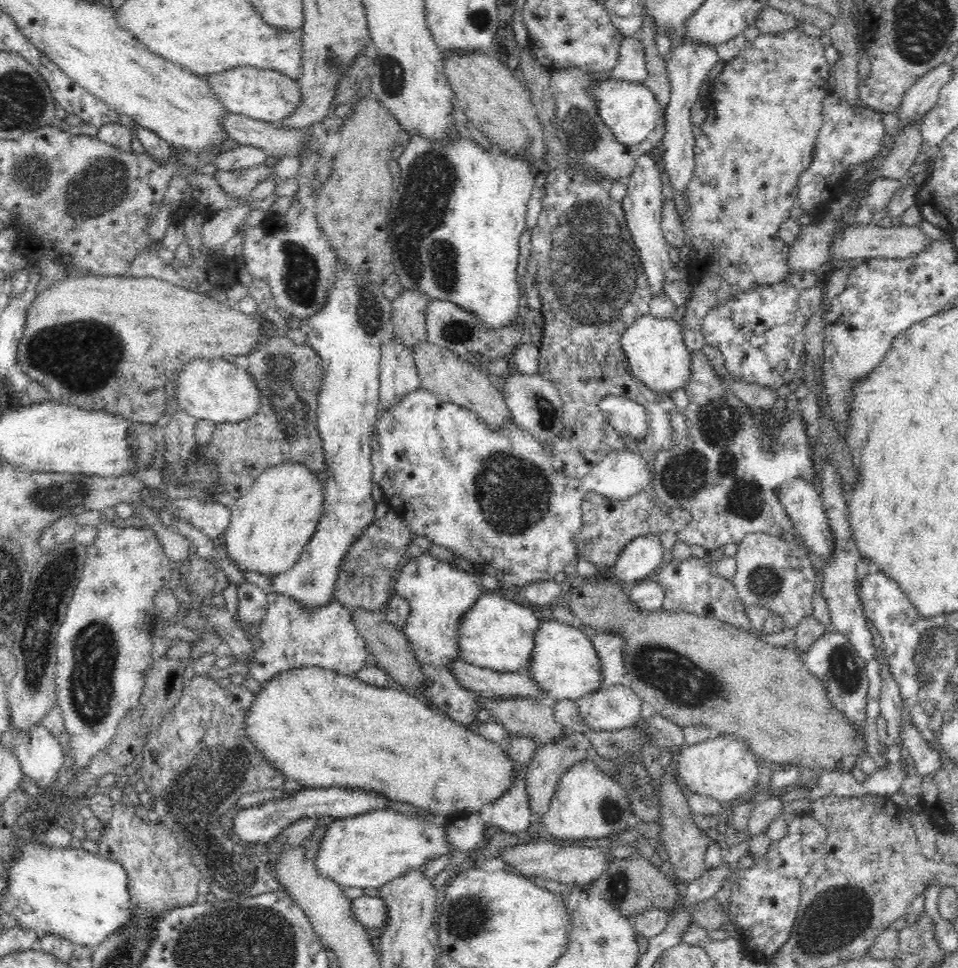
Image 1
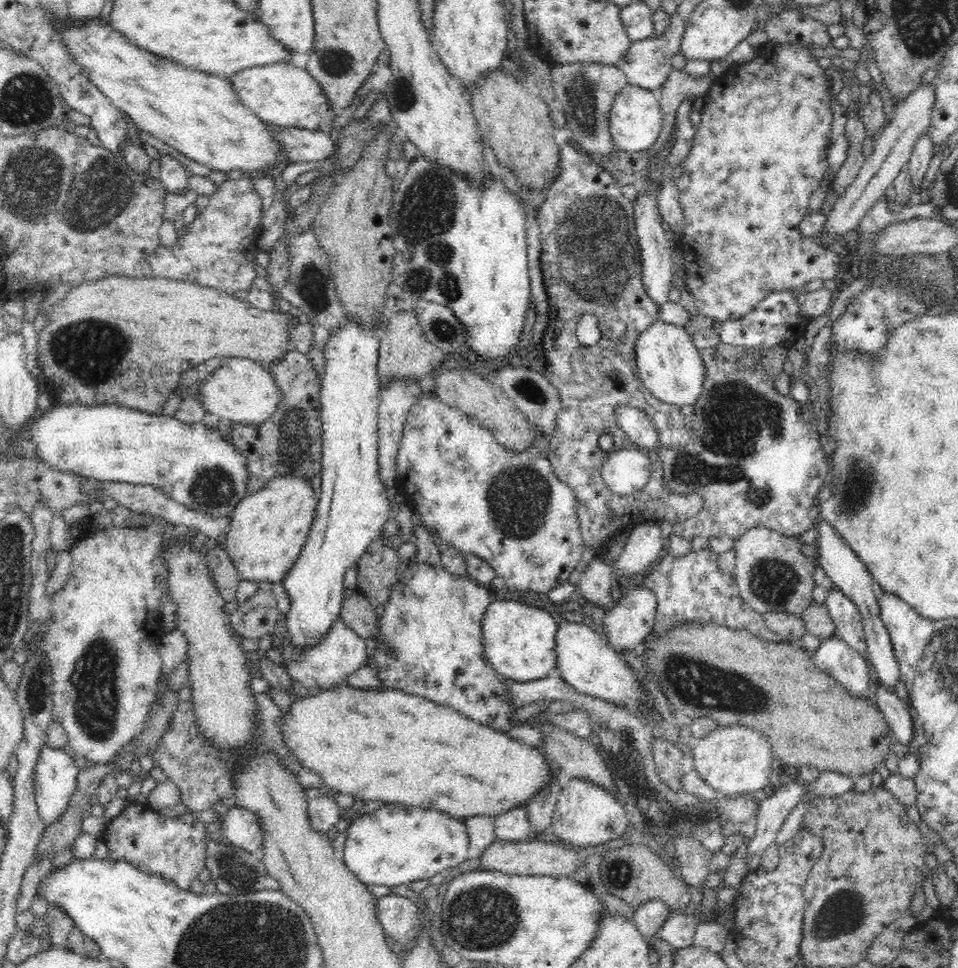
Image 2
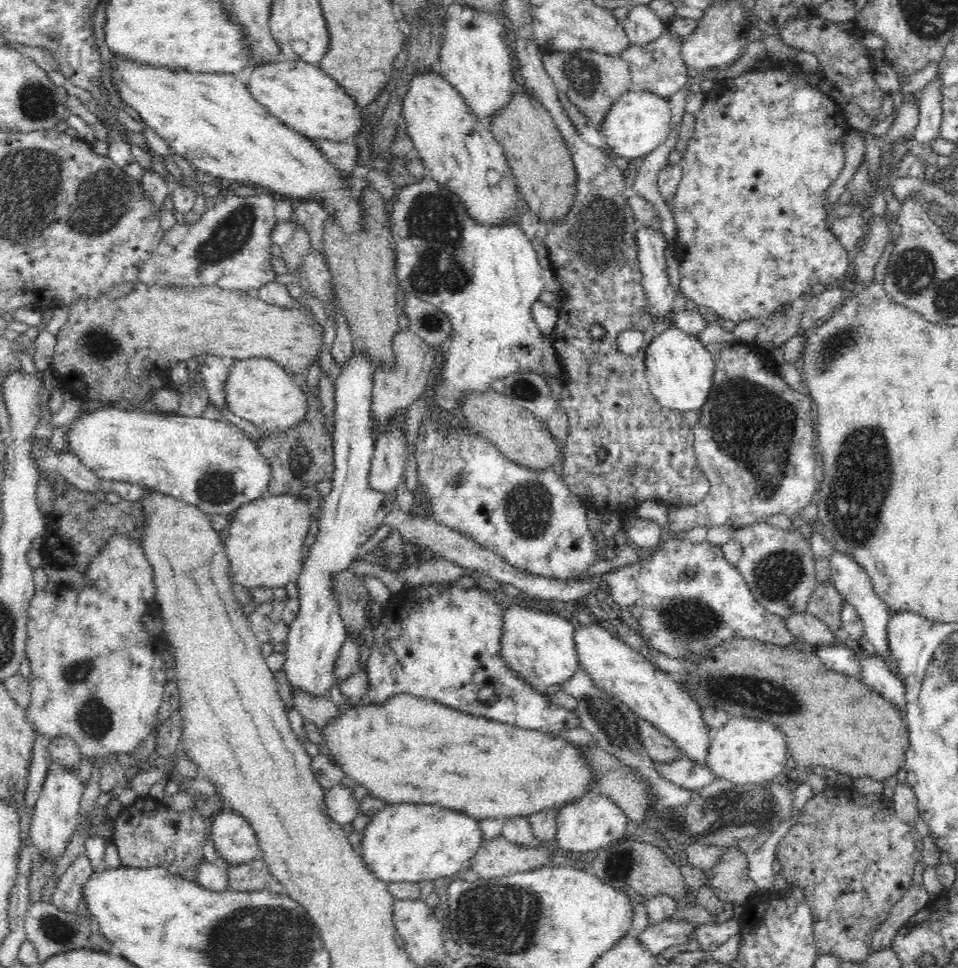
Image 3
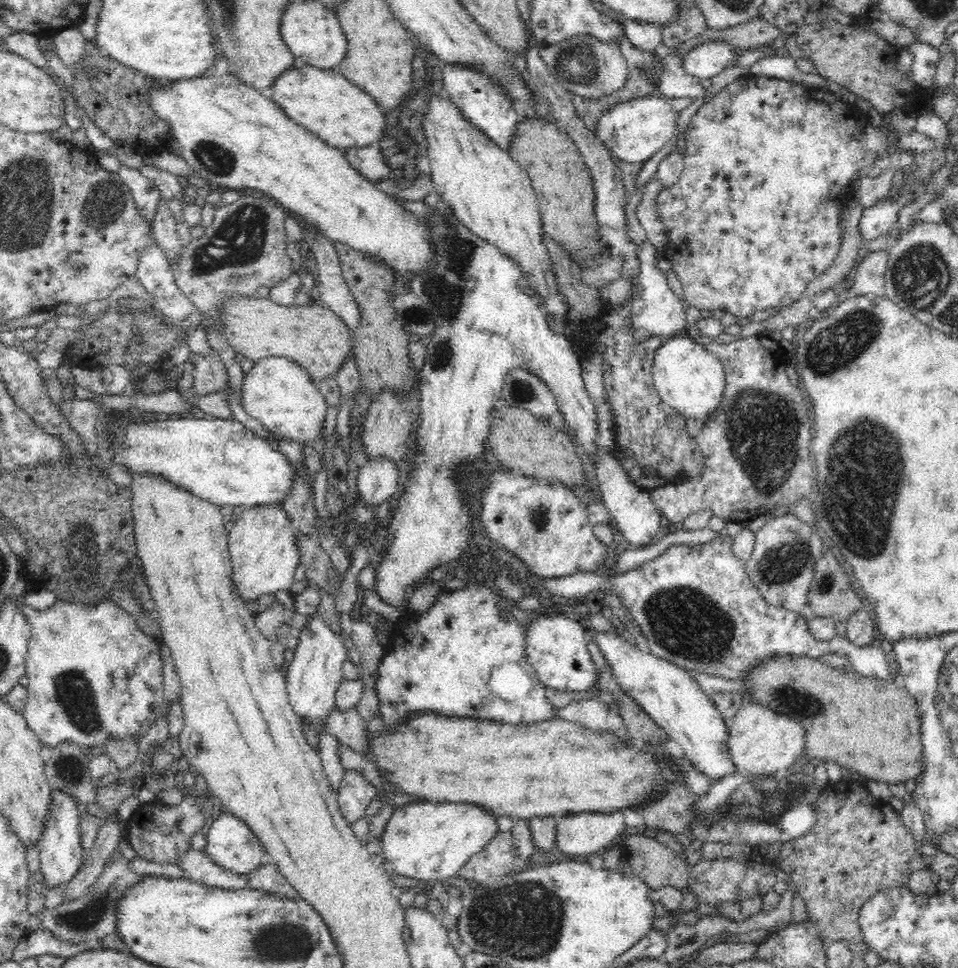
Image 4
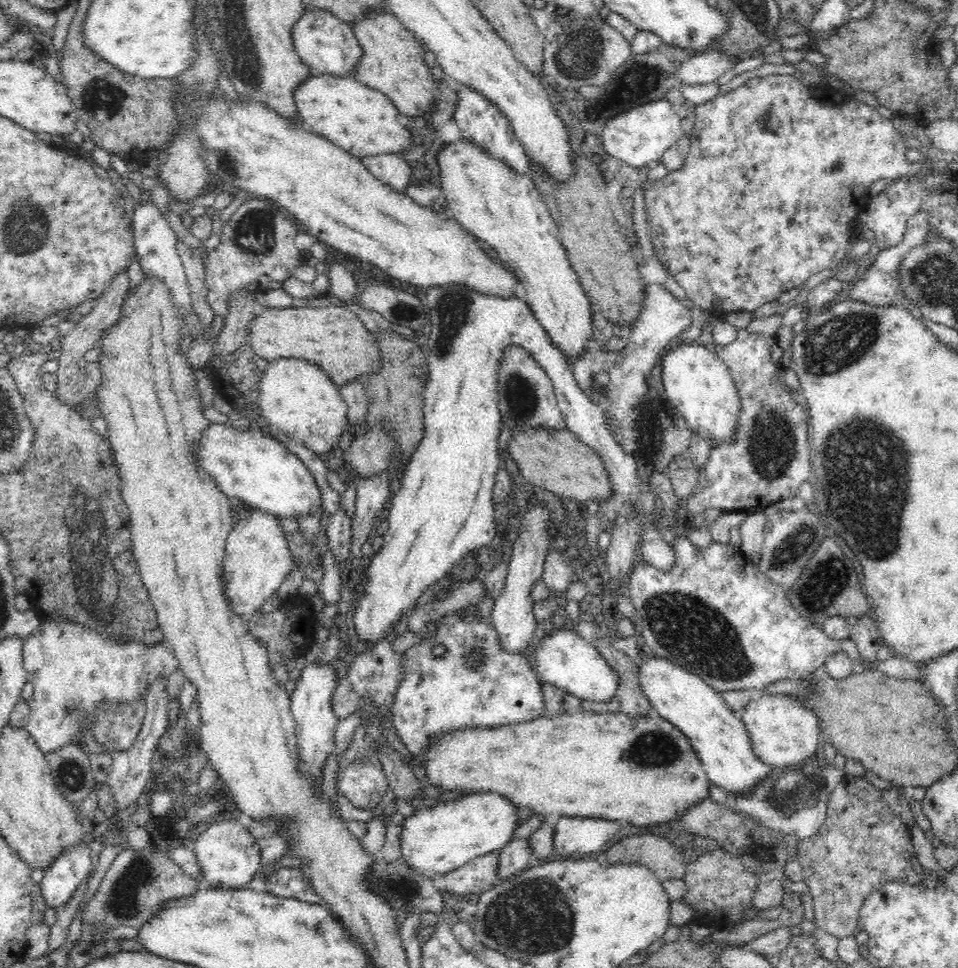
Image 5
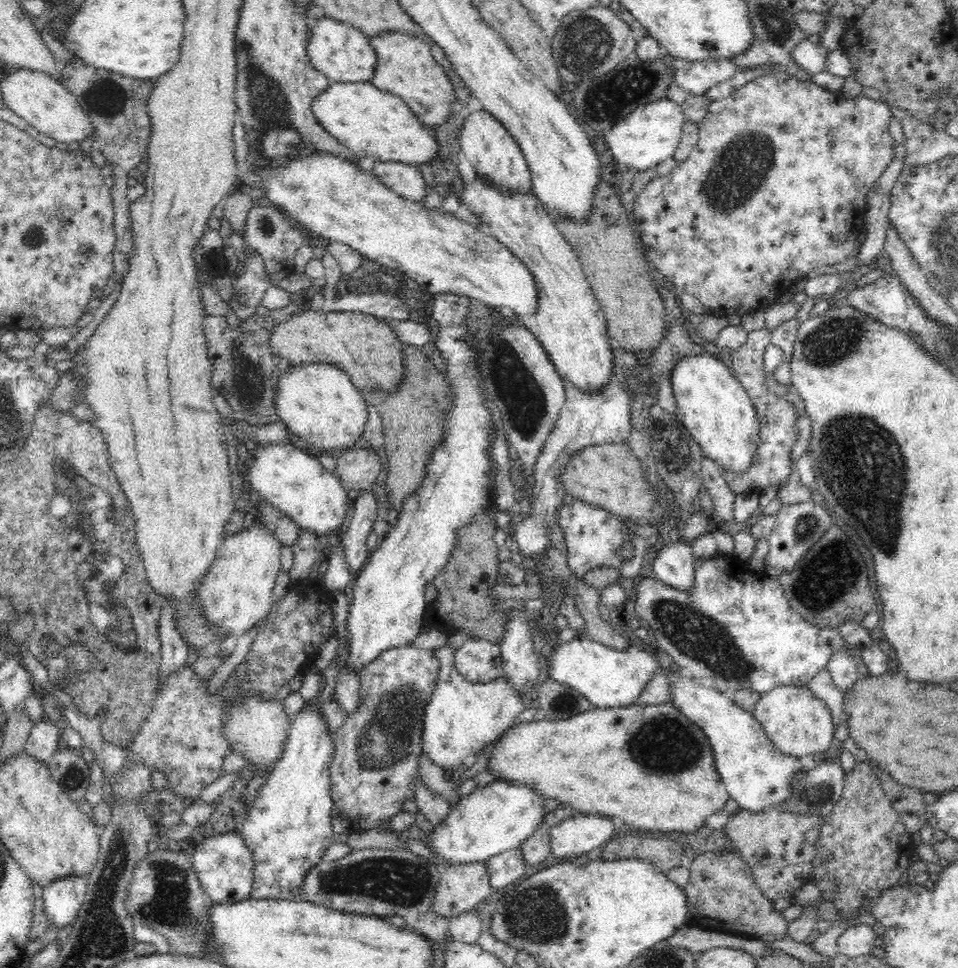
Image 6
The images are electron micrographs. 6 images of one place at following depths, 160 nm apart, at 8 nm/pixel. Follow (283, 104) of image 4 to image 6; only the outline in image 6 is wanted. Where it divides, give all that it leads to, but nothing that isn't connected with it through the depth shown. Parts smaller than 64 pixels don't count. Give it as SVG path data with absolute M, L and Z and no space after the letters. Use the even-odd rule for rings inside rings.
M370 81L330 83L319 95L311 107L316 120L354 156L416 165L440 160L436 139L402 98L380 90Z

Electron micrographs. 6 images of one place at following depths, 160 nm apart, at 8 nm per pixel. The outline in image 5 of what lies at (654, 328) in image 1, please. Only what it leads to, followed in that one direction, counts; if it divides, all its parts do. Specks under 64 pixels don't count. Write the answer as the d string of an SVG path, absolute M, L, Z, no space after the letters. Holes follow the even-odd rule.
M695 342L668 349L662 361L662 383L668 402L682 414L692 432L706 441L730 442L734 438L740 397L729 369L714 350Z

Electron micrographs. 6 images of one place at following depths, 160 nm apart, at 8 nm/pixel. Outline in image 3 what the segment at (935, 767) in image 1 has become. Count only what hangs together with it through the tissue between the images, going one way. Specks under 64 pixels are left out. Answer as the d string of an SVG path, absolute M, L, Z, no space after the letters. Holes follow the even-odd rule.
M860 654L860 665L862 665L861 680L868 685L874 692L883 696L888 702L891 702L902 713L906 711L905 686L898 674L890 671L890 668L885 663L885 660L880 656L866 655L862 657Z

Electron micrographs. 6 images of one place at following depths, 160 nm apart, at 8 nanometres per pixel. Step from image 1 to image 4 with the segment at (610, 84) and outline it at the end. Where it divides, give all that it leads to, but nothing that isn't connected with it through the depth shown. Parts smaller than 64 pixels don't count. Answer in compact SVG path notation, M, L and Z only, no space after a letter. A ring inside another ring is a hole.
M652 94L651 97L622 102L599 118L594 128L596 136L612 151L614 157L630 164L646 162L665 144L678 138L675 128L679 112L674 110L669 101L663 96Z

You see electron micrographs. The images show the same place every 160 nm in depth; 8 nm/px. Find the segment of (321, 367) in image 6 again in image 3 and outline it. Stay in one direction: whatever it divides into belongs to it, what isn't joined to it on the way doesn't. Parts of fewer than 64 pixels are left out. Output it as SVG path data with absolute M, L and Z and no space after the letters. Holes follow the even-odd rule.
M266 358L235 359L226 380L225 399L238 418L252 422L266 433L286 430L305 420L307 396L297 384L297 377L286 373L278 363Z

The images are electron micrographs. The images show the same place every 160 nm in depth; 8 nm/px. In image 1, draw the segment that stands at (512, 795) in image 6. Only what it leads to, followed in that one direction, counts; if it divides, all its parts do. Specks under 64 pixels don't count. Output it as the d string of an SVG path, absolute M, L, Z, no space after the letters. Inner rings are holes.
M376 810L356 817L336 819L327 826L324 837L318 844L318 854L314 859L314 865L319 876L329 878L347 888L378 888L383 884L406 874L406 871L425 866L429 860L437 859L442 855L450 855L455 849L450 849L452 843L447 839L446 827L443 820L440 822L428 822L426 818L405 816L392 810Z

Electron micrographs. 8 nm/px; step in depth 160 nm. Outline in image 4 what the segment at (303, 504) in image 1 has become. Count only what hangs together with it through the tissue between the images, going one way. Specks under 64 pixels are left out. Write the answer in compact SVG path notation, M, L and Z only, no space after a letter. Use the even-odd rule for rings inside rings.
M282 504L245 508L238 518L233 519L228 533L232 579L244 602L256 600L262 594L290 591L295 583L294 572L300 563L300 553L296 531Z

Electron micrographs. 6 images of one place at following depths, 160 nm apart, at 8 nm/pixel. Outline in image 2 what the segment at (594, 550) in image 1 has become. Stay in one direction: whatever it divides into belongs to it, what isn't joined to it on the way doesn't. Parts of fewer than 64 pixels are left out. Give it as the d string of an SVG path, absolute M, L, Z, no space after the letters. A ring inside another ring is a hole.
M567 141L560 146L559 156L559 168L561 168L561 171L559 172L559 175L549 184L548 188L546 188L547 191L544 203L541 204L541 207L538 210L538 214L536 214L541 232L540 268L542 271L542 276L544 277L544 286L546 287L547 301L550 308L550 312L548 314L550 320L548 322L548 327L545 330L543 339L541 340L541 348L544 350L546 361L546 371L544 372L543 376L554 387L556 387L556 389L558 389L559 397L561 398L561 409L560 412L558 412L558 416L555 422L556 428L551 432L551 435L545 439L545 453L548 460L552 463L554 472L562 479L562 481L566 482L566 484L570 486L576 495L577 517L579 518L579 527L581 530L581 537L583 540L584 548L594 548L596 554L598 555L599 553L605 552L604 548L607 547L610 539L613 539L616 534L618 534L618 532L632 529L634 526L636 526L636 524L646 522L669 522L669 524L672 524L673 526L674 524L678 524L678 522L684 522L684 520L688 520L688 518L696 516L696 514L702 510L703 498L701 497L701 494L694 492L688 494L688 496L674 494L669 488L667 488L667 484L663 481L661 460L659 460L659 456L657 455L658 449L661 447L652 449L652 452L650 452L650 455L648 455L654 462L654 468L652 469L650 480L646 483L646 486L644 486L642 490L638 490L632 494L616 494L607 486L601 477L601 468L603 467L603 462L606 462L606 459L611 452L618 452L623 449L636 449L638 451L642 450L642 447L640 447L638 444L632 443L632 441L626 437L626 433L620 428L620 426L618 426L618 423L616 422L615 406L626 404L633 407L638 407L640 409L644 409L649 417L651 417L655 411L654 408L652 408L650 404L646 402L644 391L640 390L640 388L644 388L645 385L639 378L635 348L636 342L638 342L638 336L640 336L644 330L648 330L648 328L652 326L652 323L657 322L659 319L659 305L656 305L649 298L642 282L641 250L639 247L639 242L637 241L637 230L635 225L635 218L633 215L633 201L626 198L621 193L621 187L616 184L614 178L612 178L612 175L607 170L600 167L600 165L595 163L585 151L578 149L578 147L576 147L570 141ZM584 314L594 315L598 319L598 327L602 332L602 338L598 340L598 344L596 344L594 347L585 347L577 340L577 324L579 319L584 316ZM605 434L611 434L614 438L614 446L612 451L608 453L603 452L598 444L598 439L600 436Z

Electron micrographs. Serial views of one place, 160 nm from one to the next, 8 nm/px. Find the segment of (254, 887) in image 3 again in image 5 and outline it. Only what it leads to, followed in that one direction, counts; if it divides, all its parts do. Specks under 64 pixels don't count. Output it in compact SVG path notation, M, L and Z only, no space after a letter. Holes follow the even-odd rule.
M279 868L277 871L274 871L273 875L265 880L265 890L279 897L295 898L299 901L326 905L326 902L323 902L313 891L300 868Z

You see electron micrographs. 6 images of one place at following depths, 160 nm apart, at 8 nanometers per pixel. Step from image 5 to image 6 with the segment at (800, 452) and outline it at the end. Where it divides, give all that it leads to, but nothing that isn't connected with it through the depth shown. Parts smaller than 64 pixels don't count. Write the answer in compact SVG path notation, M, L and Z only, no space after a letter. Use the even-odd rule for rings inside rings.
M768 328L761 330L752 330L748 334L745 344L738 349L730 350L730 360L732 360L732 375L746 389L748 396L756 409L756 416L759 422L760 444L754 455L754 460L747 471L738 471L732 473L726 469L723 470L724 480L728 483L734 494L759 495L770 486L786 484L794 461L792 461L792 448L796 445L798 436L798 416L794 403L785 400L776 391L768 385L767 376L764 372L765 365L763 361L764 351L770 343L771 331Z

